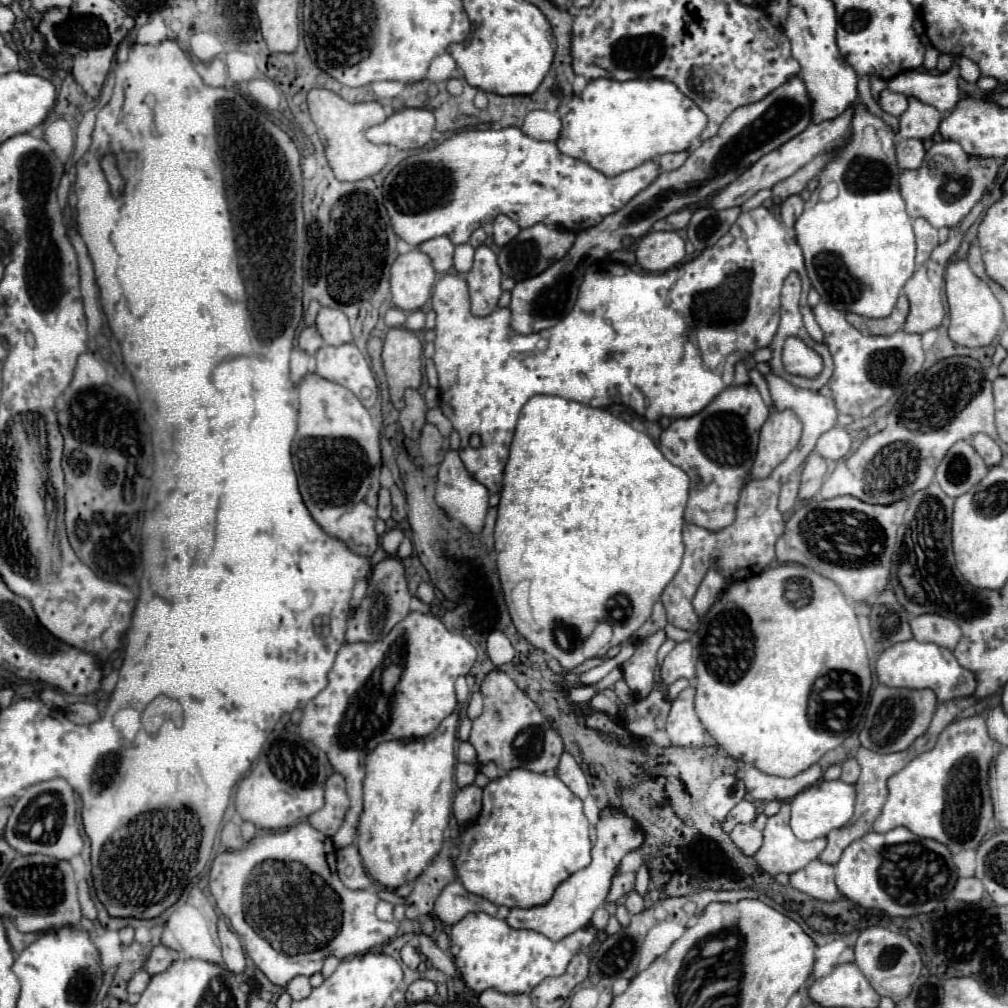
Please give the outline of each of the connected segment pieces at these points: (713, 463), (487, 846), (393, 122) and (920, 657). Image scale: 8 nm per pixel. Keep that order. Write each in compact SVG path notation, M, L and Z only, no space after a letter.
M754 385L728 387L704 411L700 411L688 419L674 419L670 423L670 427L666 431L662 431L660 451L664 453L664 457L670 463L684 469L692 481L690 499L688 499L686 515L684 515L684 519L688 523L694 523L694 525L704 527L708 531L718 531L718 529L732 525L738 493L744 487L746 477L750 473L750 467L754 463L756 445L758 445L758 431L764 425L768 413L770 413L770 409L764 405L764 401L762 401L762 397Z
M518 767L512 769L506 777L490 781L484 787L482 813L478 821L462 829L460 857L454 861L462 885L470 893L510 909L546 905L560 883L564 883L572 873L590 865L590 823L582 807L582 799L578 799L554 773L532 773Z
M402 109L384 123L372 127L372 143L386 143L398 149L418 149L430 141L434 113L422 109Z
M916 639L902 641L900 645L892 645L876 661L876 675L878 681L892 687L906 687L906 689L938 689L936 695L940 701L948 701L954 697L968 697L976 689L974 675L967 669L960 667L956 657L948 653L948 649L932 643L920 643Z

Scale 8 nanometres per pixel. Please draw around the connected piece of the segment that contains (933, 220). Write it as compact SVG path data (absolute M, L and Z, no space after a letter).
M954 141L934 143L918 169L900 173L900 193L906 201L908 217L912 219L912 231L916 217L924 217L936 229L960 223L970 213L970 209L982 199L982 195L990 189L990 185L996 179L996 173L998 173L996 159L970 157Z

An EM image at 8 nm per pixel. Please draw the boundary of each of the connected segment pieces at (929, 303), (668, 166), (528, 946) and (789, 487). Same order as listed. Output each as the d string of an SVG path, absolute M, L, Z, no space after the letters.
M950 233L948 241L946 241L944 245L938 245L938 247L932 251L930 259L928 259L928 261L912 275L912 279L902 287L902 291L900 291L901 295L908 297L908 301L910 301L910 315L908 315L906 323L904 323L904 331L906 331L906 333L918 333L918 335L922 335L922 333L926 333L926 331L930 331L930 329L934 329L934 327L940 327L940 323L942 323L942 319L944 319L944 305L942 305L944 269L946 269L946 265L948 265L948 259L956 253L960 241L962 241L962 235L960 235L960 233Z
M668 155L658 157L658 165L660 165L662 171L674 171L674 169L678 169L684 161L686 161L686 157L668 157Z
M596 909L590 927L580 929L562 941L550 941L542 933L512 929L504 919L490 917L486 913L468 913L460 923L450 929L450 955L456 961L458 973L466 987L482 993L484 989L498 989L500 993L530 993L542 979L562 975L570 959L584 947L588 947L596 931L608 925L608 911Z
M788 481L788 483L782 487L778 509L780 509L782 513L788 513L788 511L796 505L796 499L798 499L798 481Z

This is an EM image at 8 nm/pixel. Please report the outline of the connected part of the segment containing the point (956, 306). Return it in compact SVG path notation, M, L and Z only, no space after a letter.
M964 259L950 263L946 269L946 297L950 307L950 329L948 329L950 339L962 347L990 345L1004 321L1002 307L994 297L992 289L986 285L986 281L980 281Z

